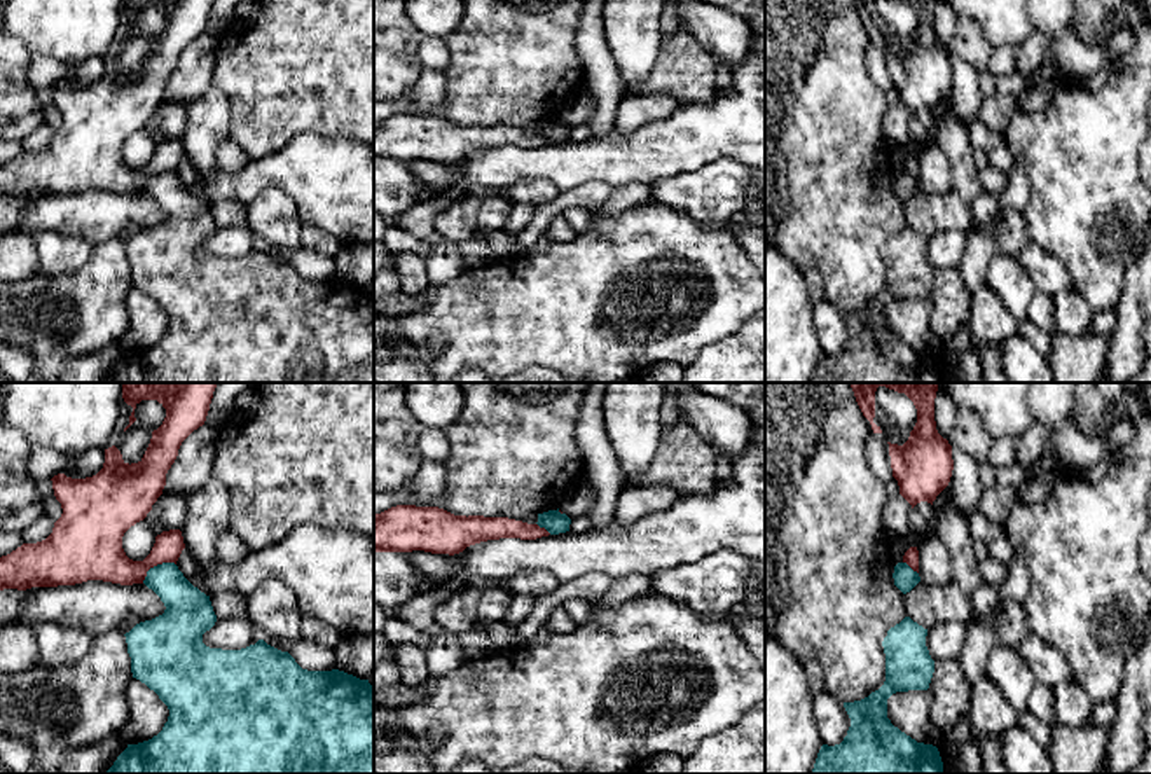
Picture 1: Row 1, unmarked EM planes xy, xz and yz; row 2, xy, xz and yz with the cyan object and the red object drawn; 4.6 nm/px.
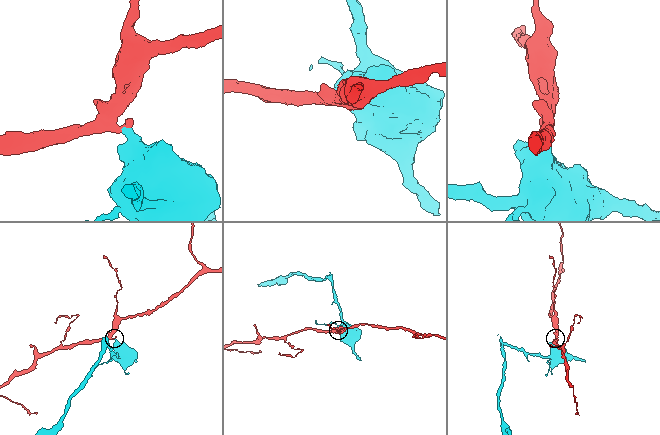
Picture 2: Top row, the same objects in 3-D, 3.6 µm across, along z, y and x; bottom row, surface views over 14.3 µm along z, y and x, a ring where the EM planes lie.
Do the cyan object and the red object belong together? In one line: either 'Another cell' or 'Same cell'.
Another cell

